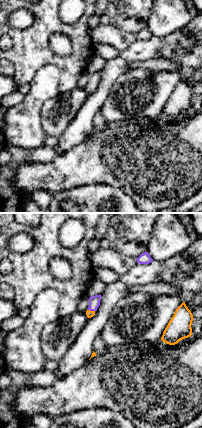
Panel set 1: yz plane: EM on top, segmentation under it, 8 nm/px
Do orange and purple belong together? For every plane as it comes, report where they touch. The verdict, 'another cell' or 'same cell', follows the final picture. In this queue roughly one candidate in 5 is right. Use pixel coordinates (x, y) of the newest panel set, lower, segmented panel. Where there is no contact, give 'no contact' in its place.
meets orange at (91, 311)

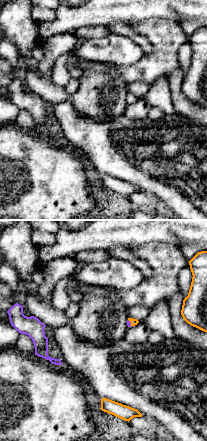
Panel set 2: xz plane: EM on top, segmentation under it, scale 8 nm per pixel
meets orange at (130, 322)

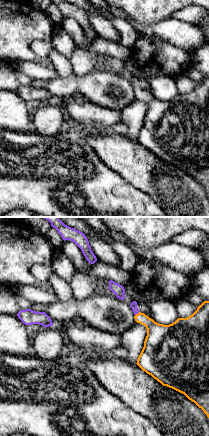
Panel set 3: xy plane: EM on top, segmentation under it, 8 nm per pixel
meets orange at (138, 313)

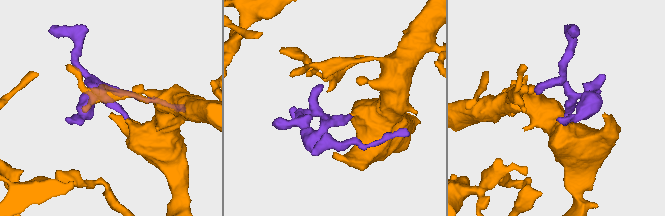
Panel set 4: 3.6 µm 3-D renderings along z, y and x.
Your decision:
same cell

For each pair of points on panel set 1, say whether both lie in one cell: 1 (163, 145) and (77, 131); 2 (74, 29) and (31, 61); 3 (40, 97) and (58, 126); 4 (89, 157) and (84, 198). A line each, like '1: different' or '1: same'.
1: different
2: same
3: different
4: different

